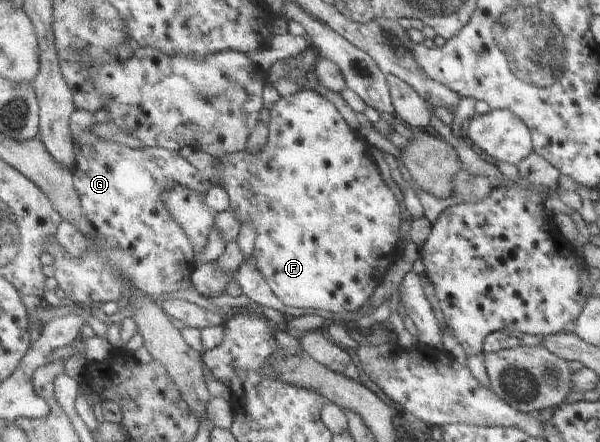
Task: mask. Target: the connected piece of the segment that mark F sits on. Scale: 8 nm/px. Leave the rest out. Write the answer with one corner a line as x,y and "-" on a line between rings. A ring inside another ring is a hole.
300,88
287,97
280,97
277,104
271,106
270,118
269,142
261,152
250,153
244,150
218,157
218,184
230,199
230,206
227,209
235,214
240,224
252,224
255,228
256,240
252,255
255,257
256,267
282,304
303,308
305,311
313,308
313,310
325,310
335,314
361,310
371,300
375,288
381,284
383,276
397,259
399,230
401,230
401,208
398,202
400,195
391,192
391,188
383,181
383,176
369,152
369,144
358,135
357,131
349,128
349,124
339,114
339,110
327,100
327,97
311,89

